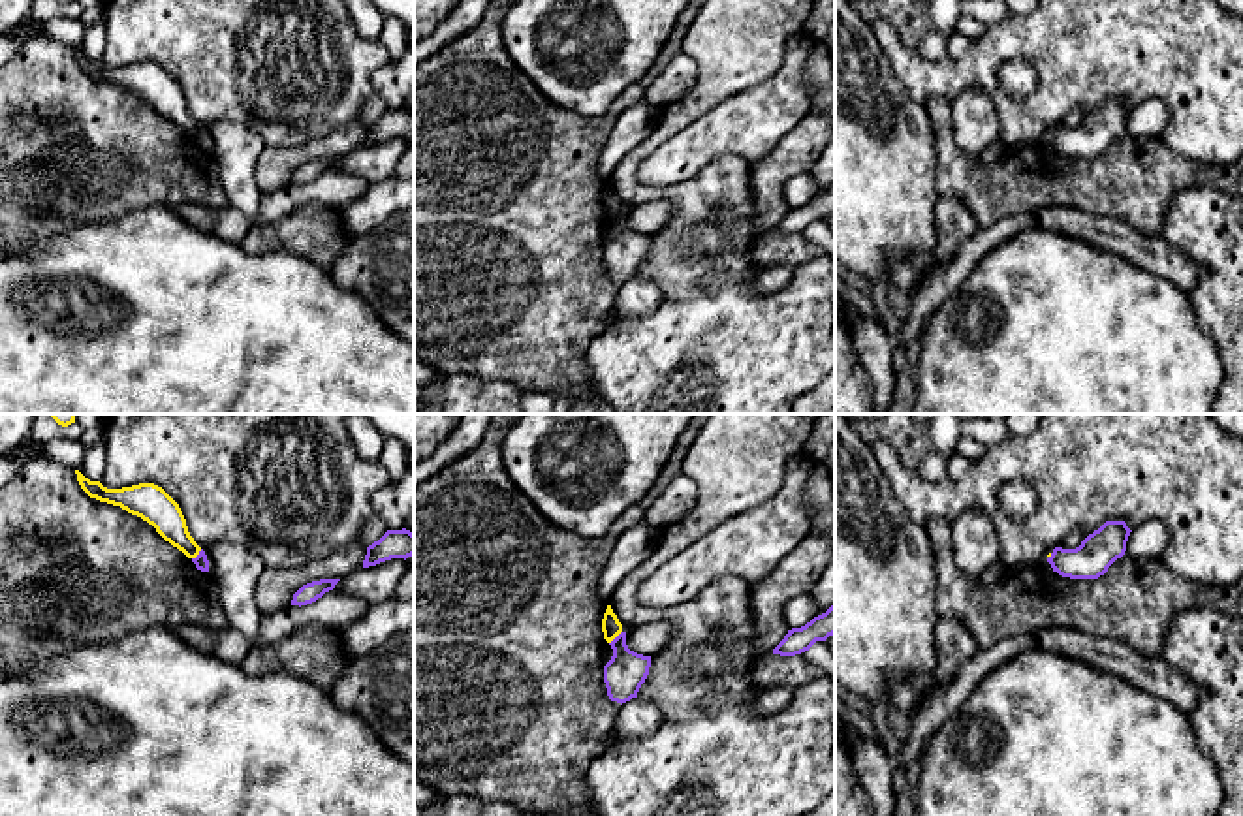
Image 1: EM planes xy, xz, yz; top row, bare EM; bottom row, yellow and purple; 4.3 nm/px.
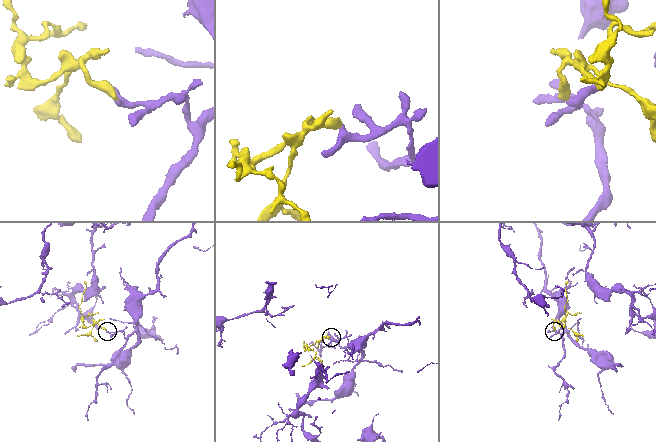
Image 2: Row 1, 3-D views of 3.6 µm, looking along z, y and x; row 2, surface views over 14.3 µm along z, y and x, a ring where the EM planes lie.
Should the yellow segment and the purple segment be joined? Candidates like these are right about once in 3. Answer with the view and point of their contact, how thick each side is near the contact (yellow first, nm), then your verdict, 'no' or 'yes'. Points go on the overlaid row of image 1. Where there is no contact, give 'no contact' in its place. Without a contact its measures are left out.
xz (615, 636) | 80/170 nm | no

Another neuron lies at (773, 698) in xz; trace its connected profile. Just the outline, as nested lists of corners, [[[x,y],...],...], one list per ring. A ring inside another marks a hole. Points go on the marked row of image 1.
[[[775,684],[775,686],[762,690],[756,696],[756,713],[762,716],[767,716],[767,714],[773,714],[784,709],[790,703],[794,692],[795,688],[788,684]]]

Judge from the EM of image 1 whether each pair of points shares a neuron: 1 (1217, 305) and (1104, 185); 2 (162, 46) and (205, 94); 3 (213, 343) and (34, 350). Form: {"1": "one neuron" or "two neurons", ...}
{"1": "two neurons", "2": "one neuron", "3": "one neuron"}

